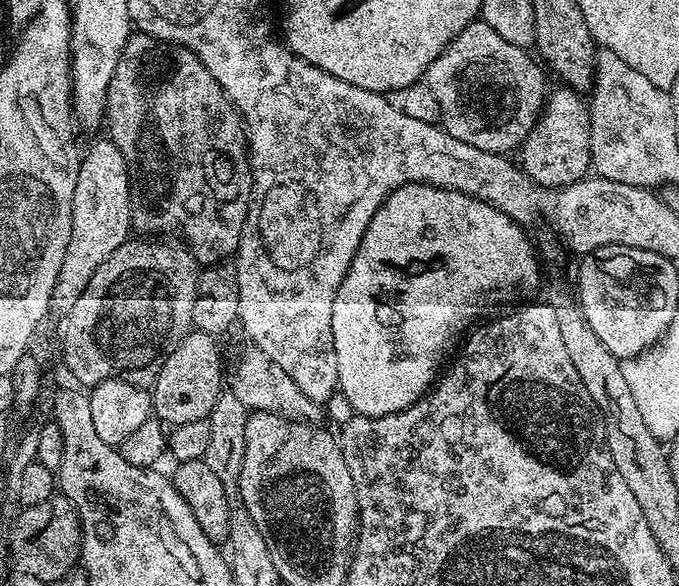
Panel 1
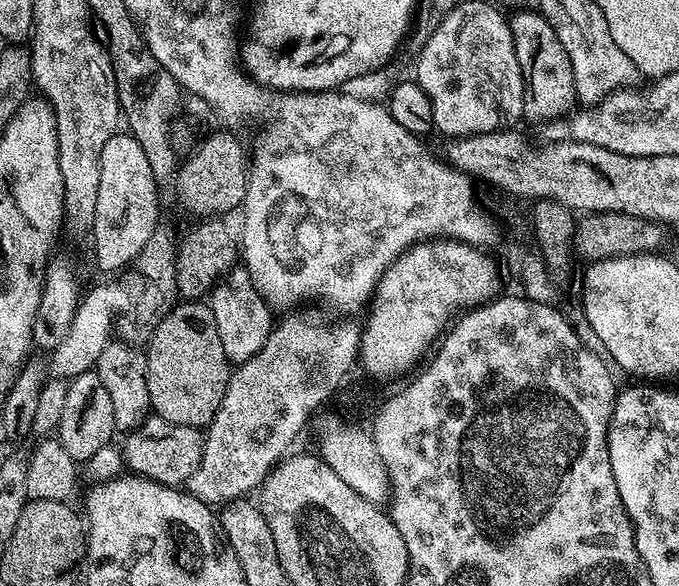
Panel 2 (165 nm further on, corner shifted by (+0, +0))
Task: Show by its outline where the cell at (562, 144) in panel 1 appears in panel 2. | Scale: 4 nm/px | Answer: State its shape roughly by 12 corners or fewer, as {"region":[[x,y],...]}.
{"region":[[536,10],[508,25],[524,79],[523,119],[567,117],[571,60]]}

